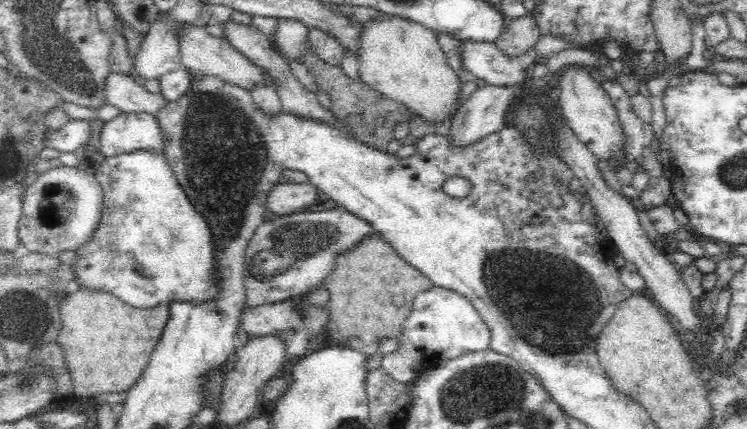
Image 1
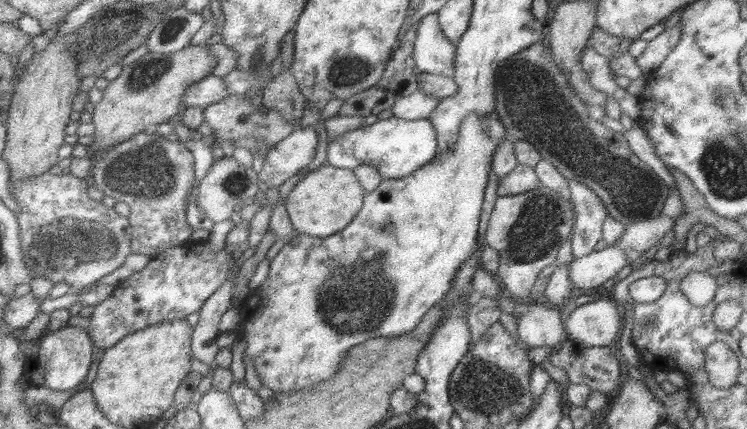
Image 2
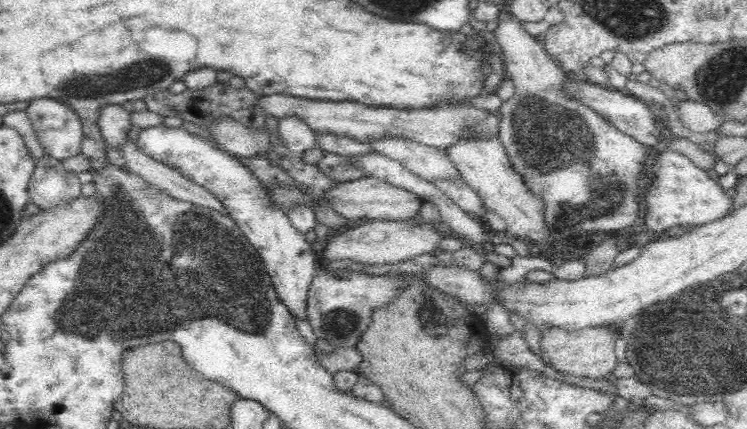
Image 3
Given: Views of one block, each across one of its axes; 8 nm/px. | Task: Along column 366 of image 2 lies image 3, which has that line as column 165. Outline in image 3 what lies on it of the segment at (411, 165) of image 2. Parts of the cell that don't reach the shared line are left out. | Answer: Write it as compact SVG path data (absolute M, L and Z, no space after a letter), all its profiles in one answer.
M144 128L134 134L137 150L157 162L178 170L186 178L214 193L232 213L232 221L258 251L278 300L295 318L309 322L310 285L316 274L317 256L304 235L300 235L286 214L266 210L254 196L254 175L239 160L182 128Z

